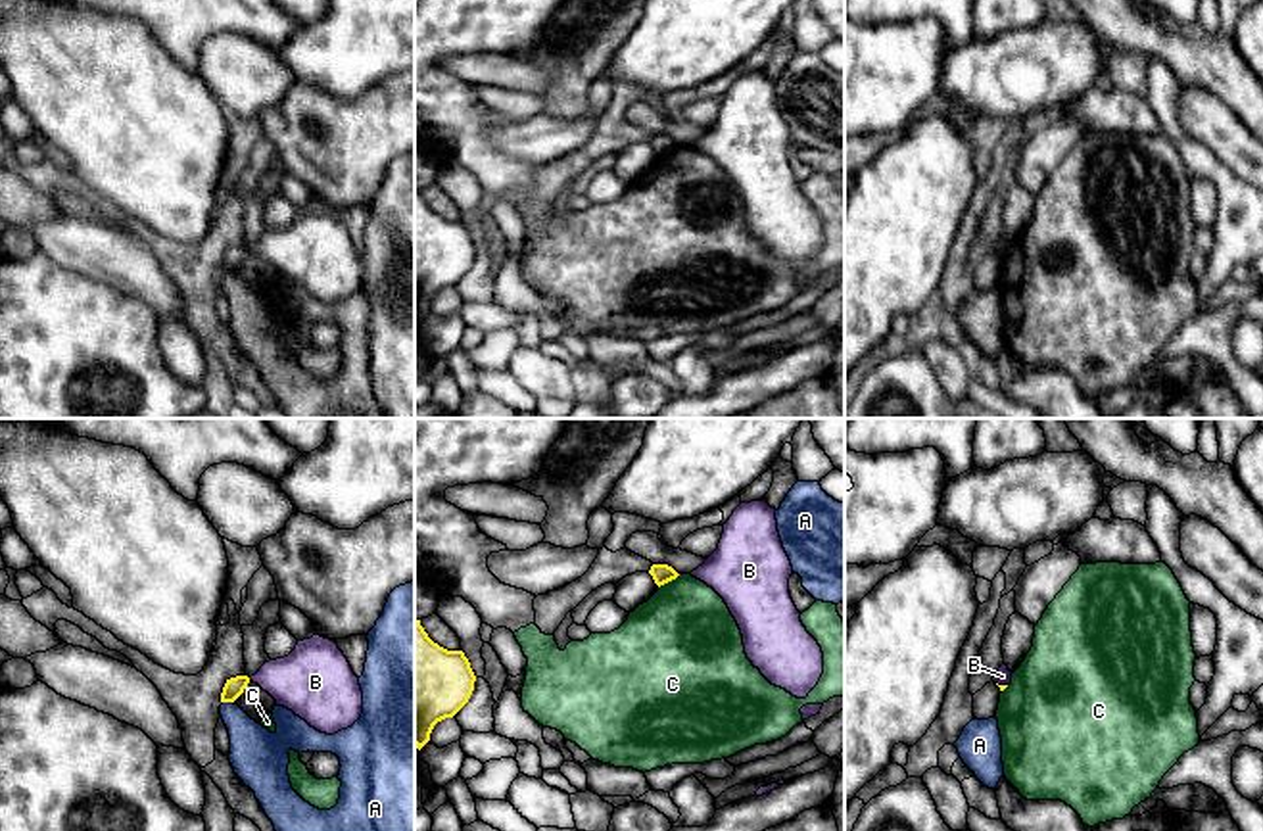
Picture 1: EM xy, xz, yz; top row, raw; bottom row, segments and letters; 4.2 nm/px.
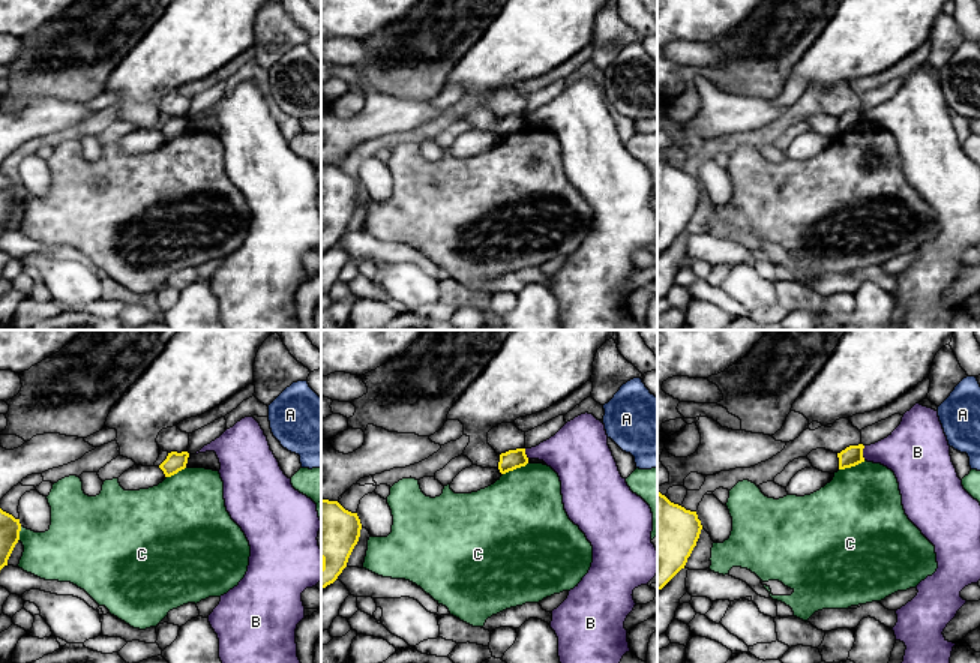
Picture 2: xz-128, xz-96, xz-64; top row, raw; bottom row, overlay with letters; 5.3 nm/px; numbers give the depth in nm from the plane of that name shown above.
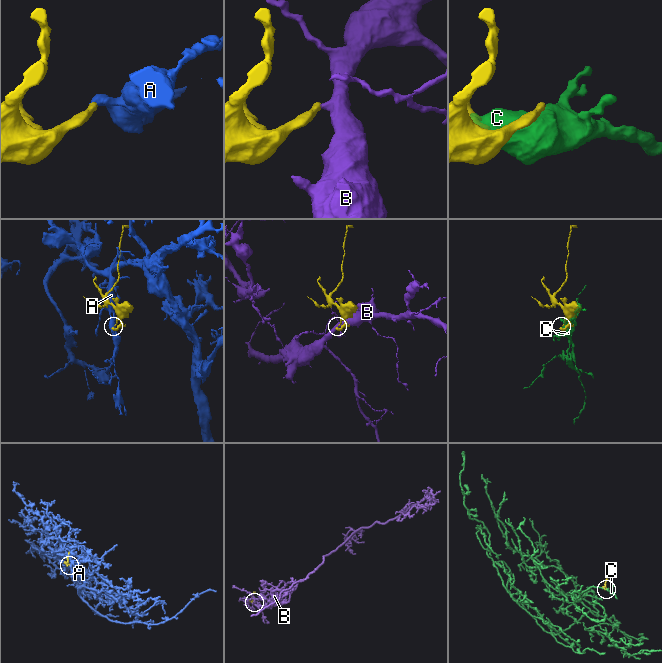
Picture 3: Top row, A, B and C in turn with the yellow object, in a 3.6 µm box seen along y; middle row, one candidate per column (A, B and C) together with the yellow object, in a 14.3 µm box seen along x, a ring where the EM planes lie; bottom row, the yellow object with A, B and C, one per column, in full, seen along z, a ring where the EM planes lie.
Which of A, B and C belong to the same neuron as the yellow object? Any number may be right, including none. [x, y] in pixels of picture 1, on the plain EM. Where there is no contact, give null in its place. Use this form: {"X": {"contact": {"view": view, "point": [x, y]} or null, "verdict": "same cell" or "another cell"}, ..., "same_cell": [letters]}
{"A": {"contact": {"view": "xy", "point": [229, 271]}, "verdict": "another cell"}, "B": {"contact": {"view": "yz", "point": [1002, 256]}, "verdict": "another cell"}, "C": {"contact": {"view": "xz", "point": [668, 150]}, "verdict": "another cell"}, "same_cell": []}

